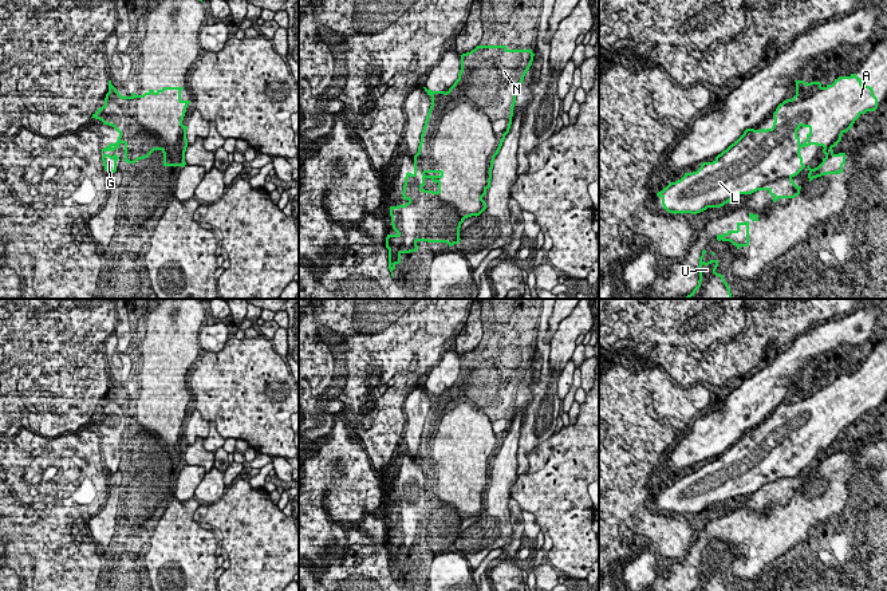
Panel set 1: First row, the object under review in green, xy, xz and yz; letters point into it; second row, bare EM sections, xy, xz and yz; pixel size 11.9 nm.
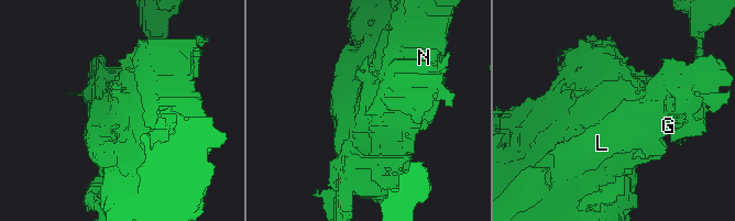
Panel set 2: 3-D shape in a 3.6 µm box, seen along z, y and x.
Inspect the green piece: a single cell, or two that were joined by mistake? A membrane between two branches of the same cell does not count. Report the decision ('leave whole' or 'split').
split

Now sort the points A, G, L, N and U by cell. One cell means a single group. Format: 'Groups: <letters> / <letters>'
Groups: A N U / G L

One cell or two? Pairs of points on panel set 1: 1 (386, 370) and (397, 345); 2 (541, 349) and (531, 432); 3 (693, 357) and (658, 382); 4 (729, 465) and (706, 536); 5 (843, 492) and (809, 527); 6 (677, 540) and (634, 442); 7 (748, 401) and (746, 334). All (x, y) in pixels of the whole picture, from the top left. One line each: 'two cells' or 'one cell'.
1: one cell
2: one cell
3: two cells
4: two cells
5: one cell
6: one cell
7: two cells

